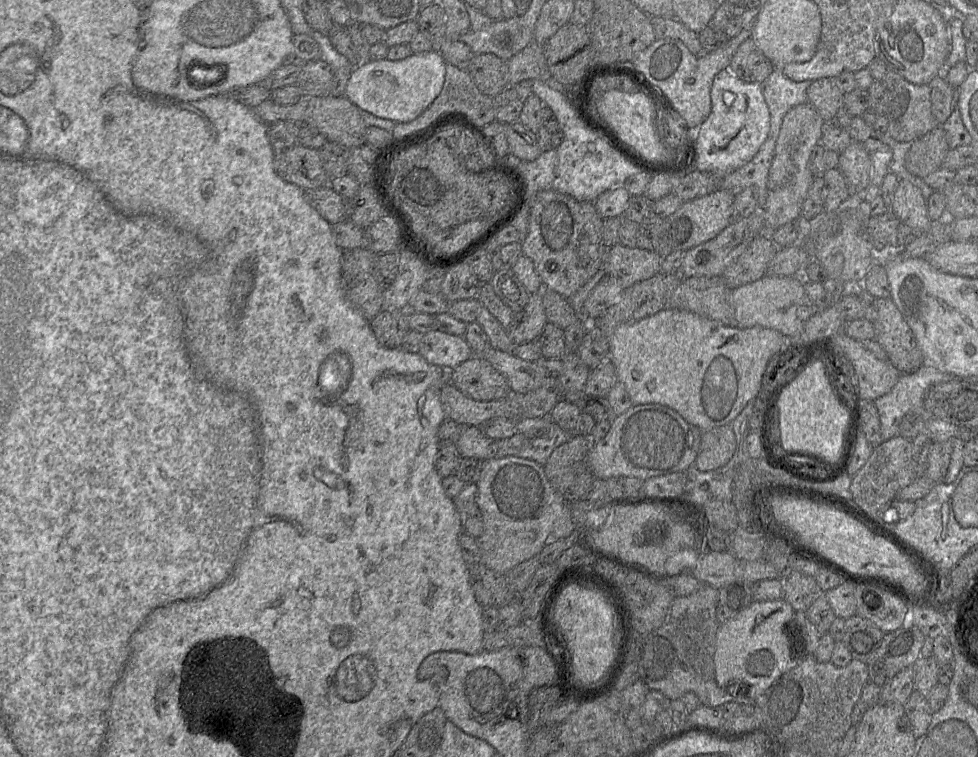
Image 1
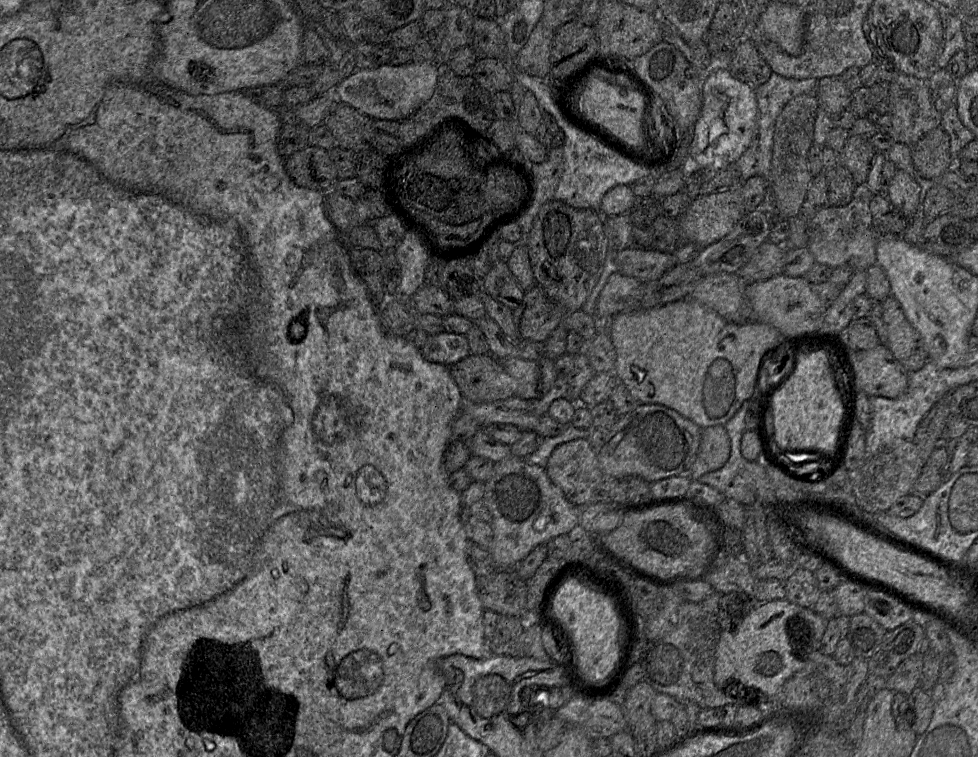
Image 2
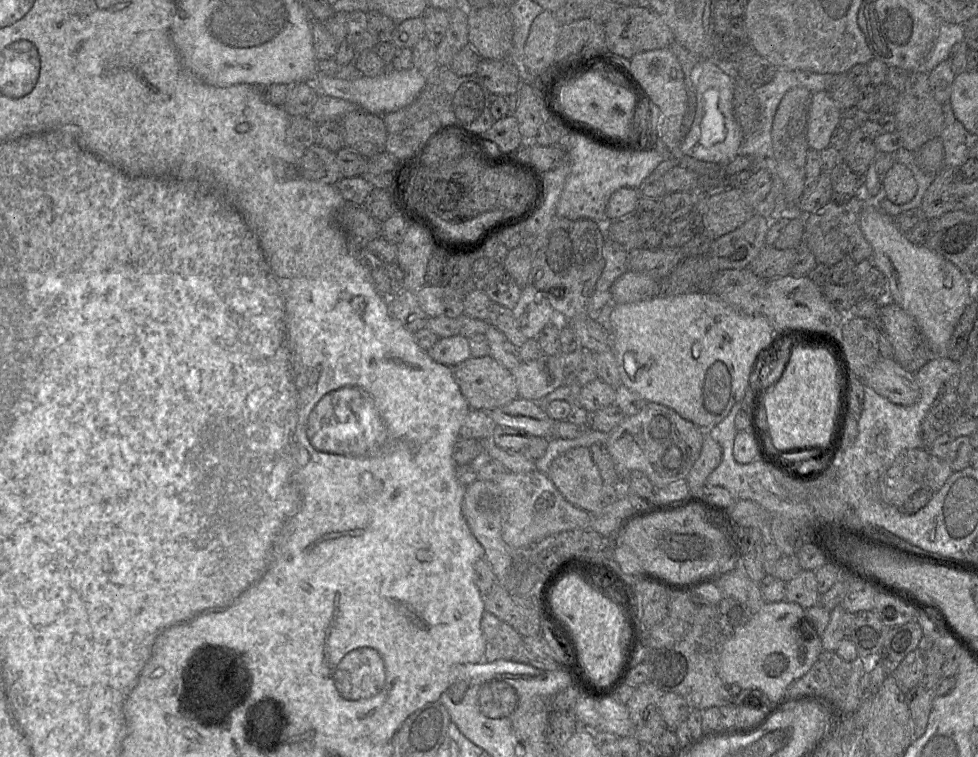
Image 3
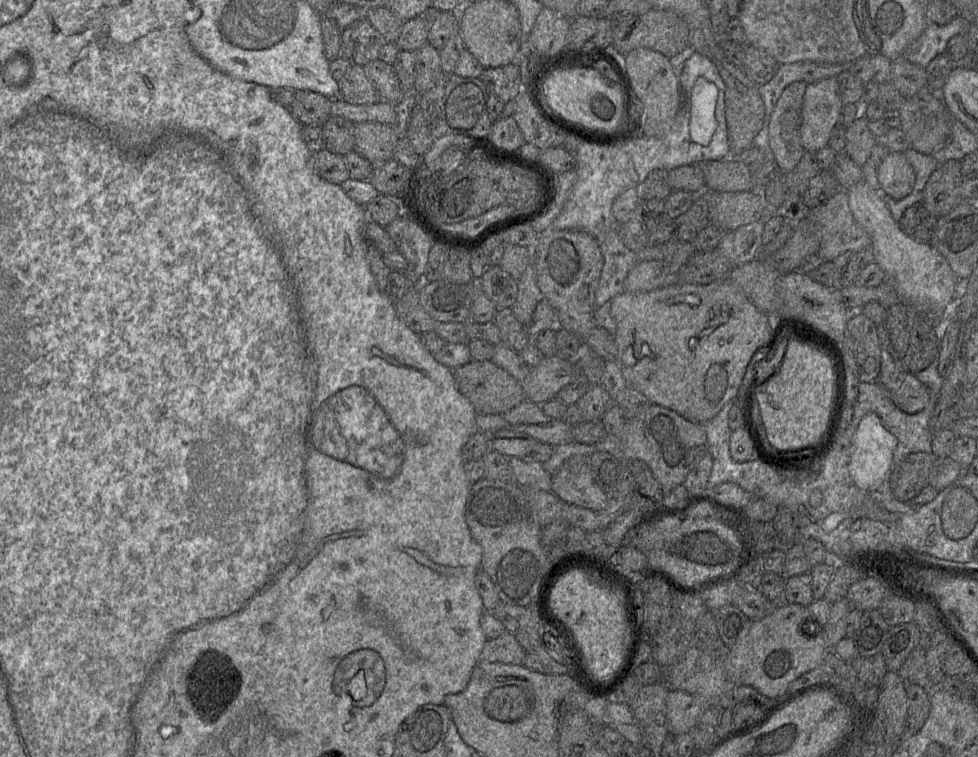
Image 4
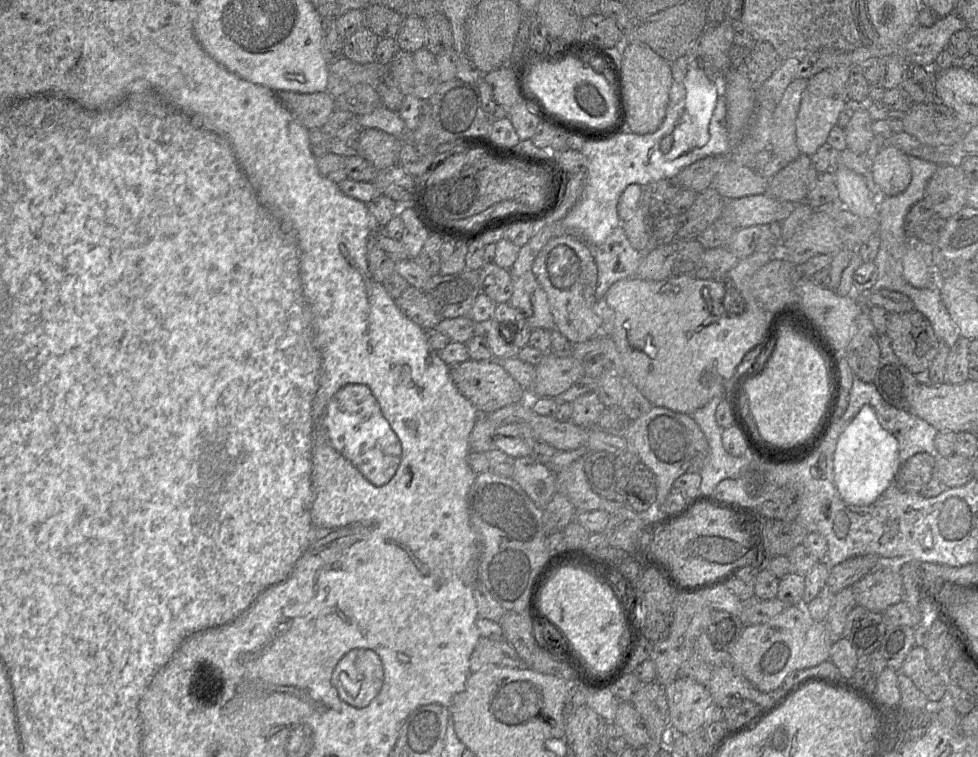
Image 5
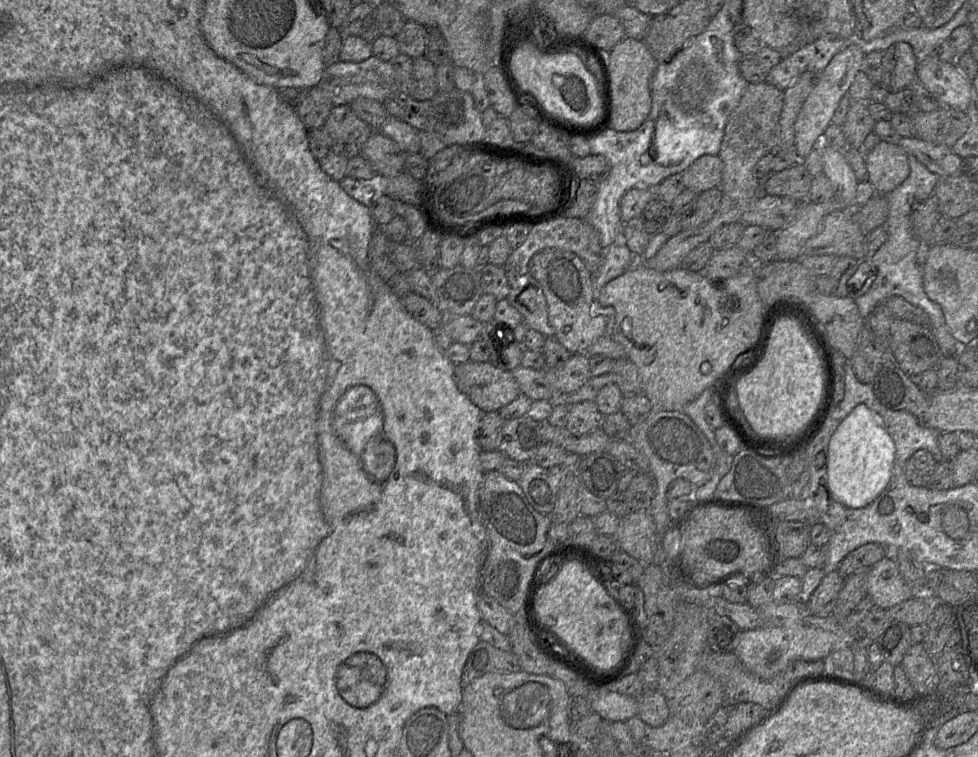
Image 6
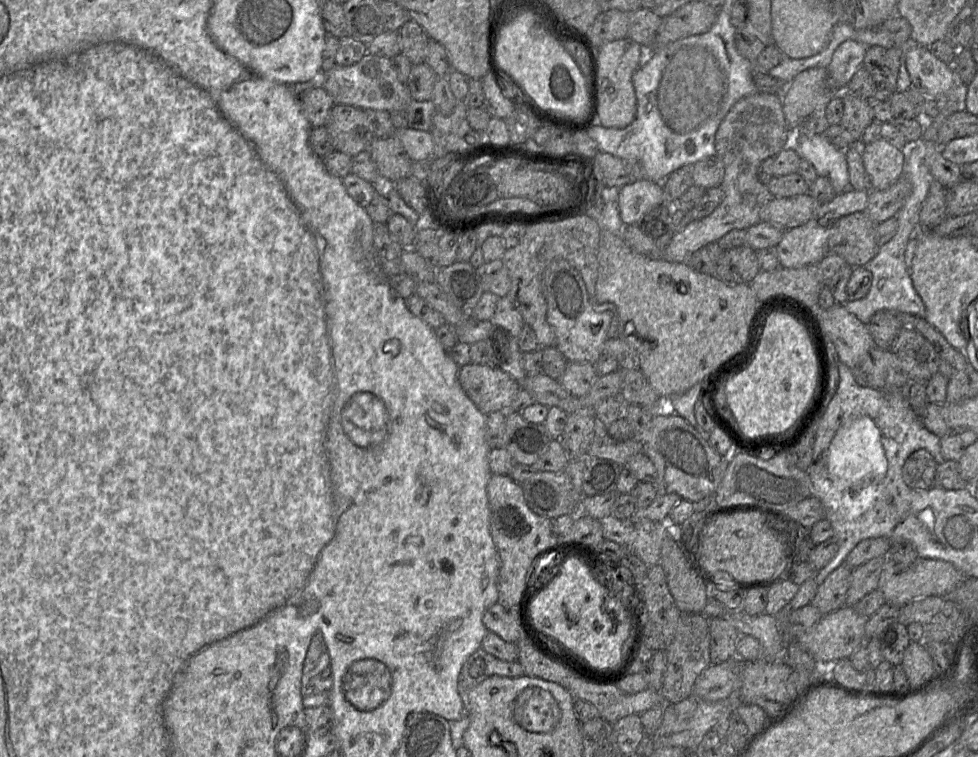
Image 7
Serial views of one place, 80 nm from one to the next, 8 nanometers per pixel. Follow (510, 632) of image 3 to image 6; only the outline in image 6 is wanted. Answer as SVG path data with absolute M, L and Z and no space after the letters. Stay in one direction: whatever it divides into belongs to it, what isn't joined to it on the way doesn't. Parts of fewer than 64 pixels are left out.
M485 641L470 652L461 676L461 686L466 687L475 678L488 672L517 672L522 670L516 656L511 651L500 650Z

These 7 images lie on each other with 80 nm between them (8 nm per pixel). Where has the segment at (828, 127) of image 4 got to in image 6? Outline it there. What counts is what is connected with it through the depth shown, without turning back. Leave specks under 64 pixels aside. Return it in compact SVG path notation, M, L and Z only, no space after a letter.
M849 45L836 54L826 68L818 74L816 85L804 101L795 123L794 149L800 160L809 155L822 142L823 134L832 123L832 117L839 102L847 95L856 74L861 70L864 56L859 46Z

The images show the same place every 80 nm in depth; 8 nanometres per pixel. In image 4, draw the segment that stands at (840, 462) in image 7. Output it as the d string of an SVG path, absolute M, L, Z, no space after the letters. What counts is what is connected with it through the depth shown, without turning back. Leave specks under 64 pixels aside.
M874 414L861 420L853 436L853 453L850 459L850 476L860 489L876 489L884 481L893 464L897 446L895 436Z

